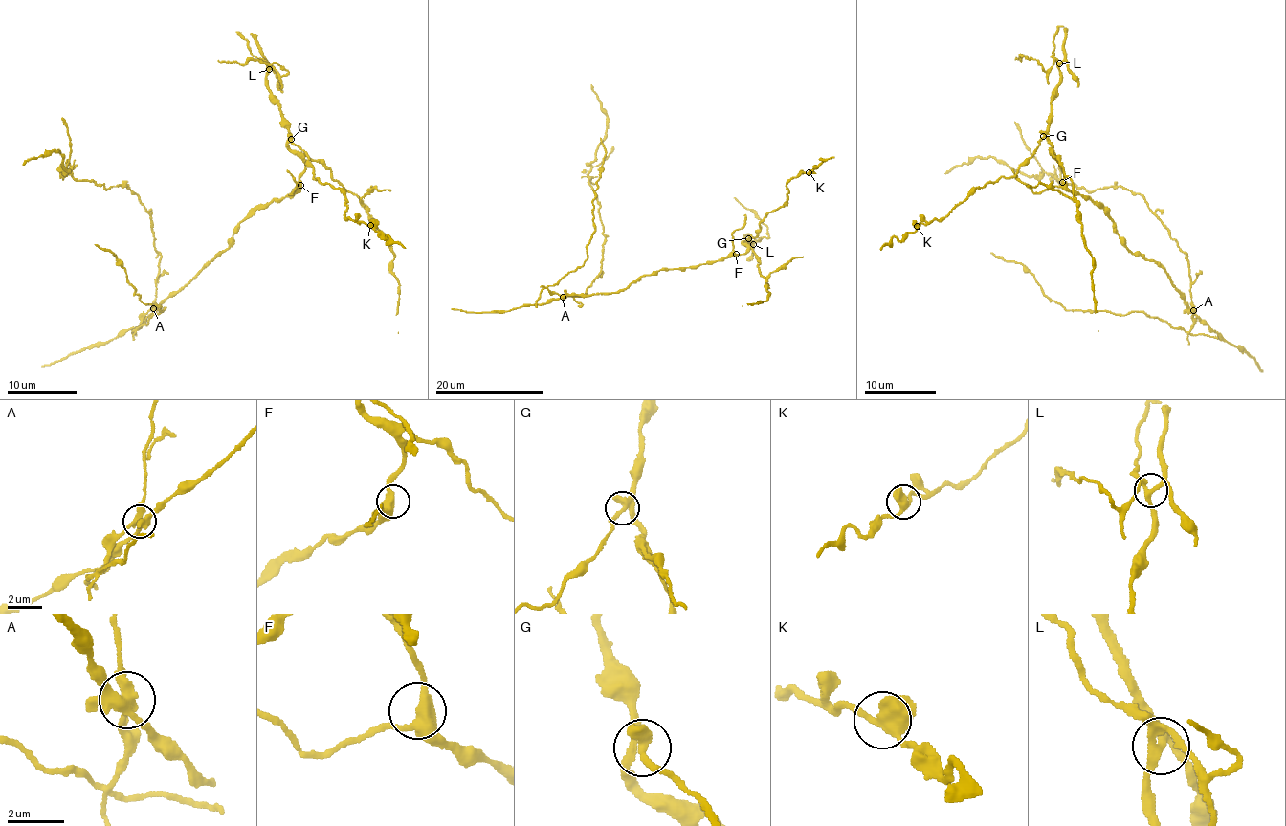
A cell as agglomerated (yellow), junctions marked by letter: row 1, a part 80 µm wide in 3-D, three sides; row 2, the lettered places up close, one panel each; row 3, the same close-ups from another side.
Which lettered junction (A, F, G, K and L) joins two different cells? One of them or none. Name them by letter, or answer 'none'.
A

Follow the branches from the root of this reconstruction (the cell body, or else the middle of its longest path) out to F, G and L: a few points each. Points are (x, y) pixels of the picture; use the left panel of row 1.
F: (210, 263), (227, 249), (233, 231), (242, 220), (257, 208), (267, 208), (274, 199), (293, 195), (300, 185)
G: (210, 263), (227, 249), (242, 220), (297, 191), (304, 166), (288, 148), (291, 139)
L: (210, 263), (257, 208), (293, 195), (304, 167), (288, 148), (289, 122), (268, 86), (269, 69)

